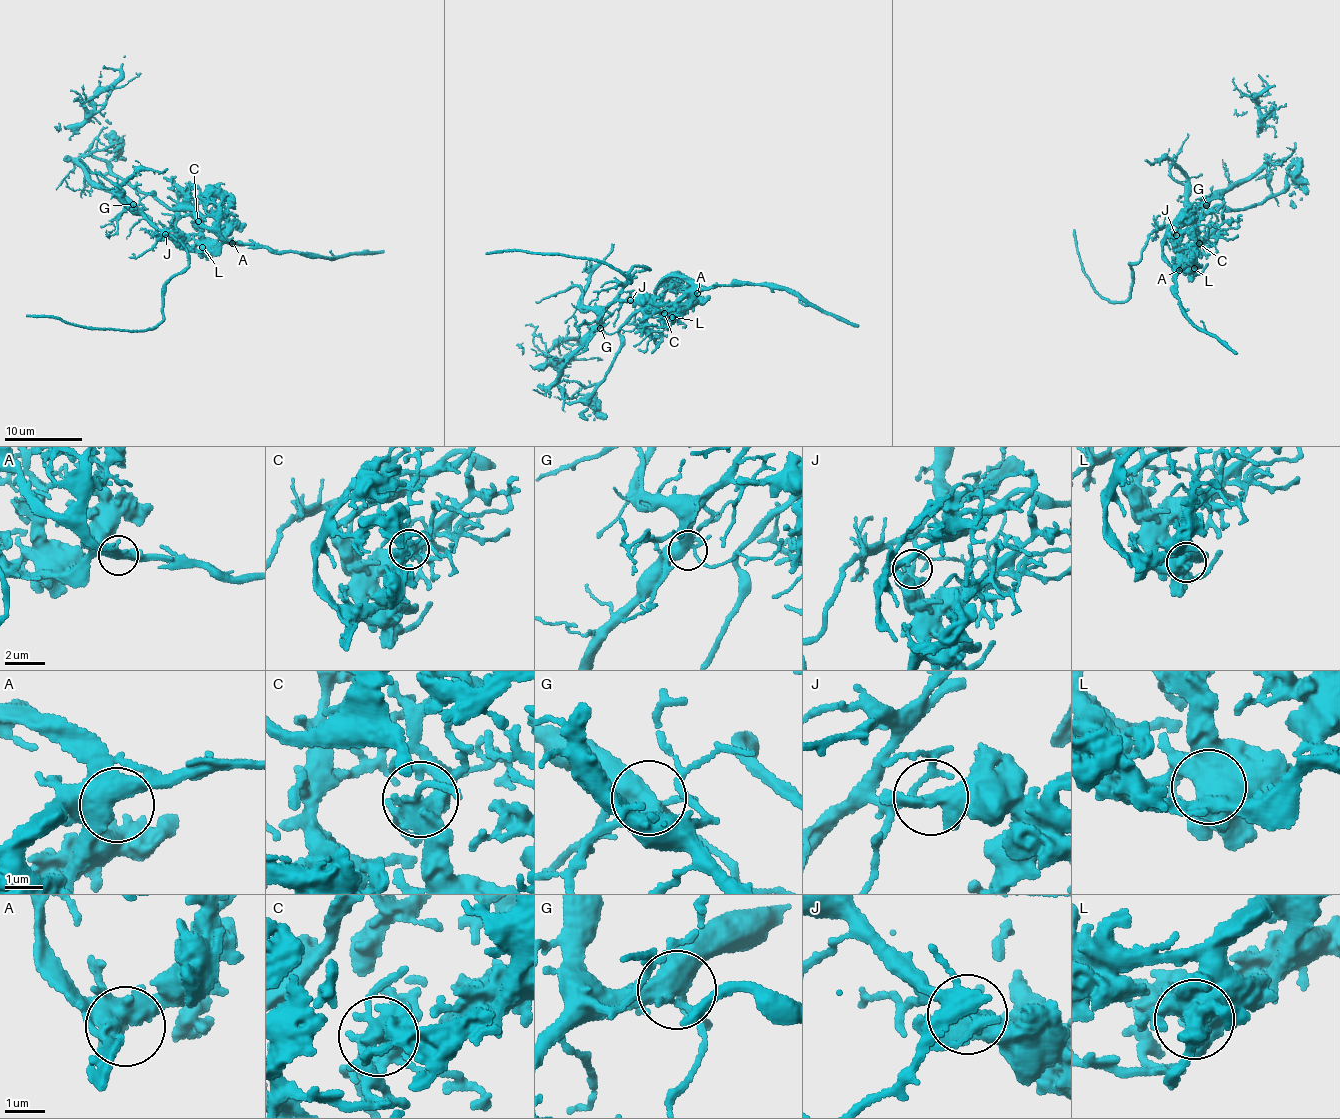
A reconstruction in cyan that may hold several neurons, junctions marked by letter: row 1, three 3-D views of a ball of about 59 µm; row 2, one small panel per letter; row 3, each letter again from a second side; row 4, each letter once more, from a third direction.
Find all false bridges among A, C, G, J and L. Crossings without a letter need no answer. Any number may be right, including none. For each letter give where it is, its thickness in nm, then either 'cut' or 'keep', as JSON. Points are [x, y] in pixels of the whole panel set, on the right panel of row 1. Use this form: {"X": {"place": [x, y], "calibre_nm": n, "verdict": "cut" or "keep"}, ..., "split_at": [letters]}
{"A": {"place": [1179, 270], "calibre_nm": 480, "verdict": "keep"}, "C": {"place": [1199, 243], "calibre_nm": 440, "verdict": "keep"}, "G": {"place": [1206, 205], "calibre_nm": 440, "verdict": "keep"}, "J": {"place": [1176, 235], "calibre_nm": 340, "verdict": "cut"}, "L": {"place": [1194, 268], "calibre_nm": 550, "verdict": "keep"}, "split_at": ["J"]}

